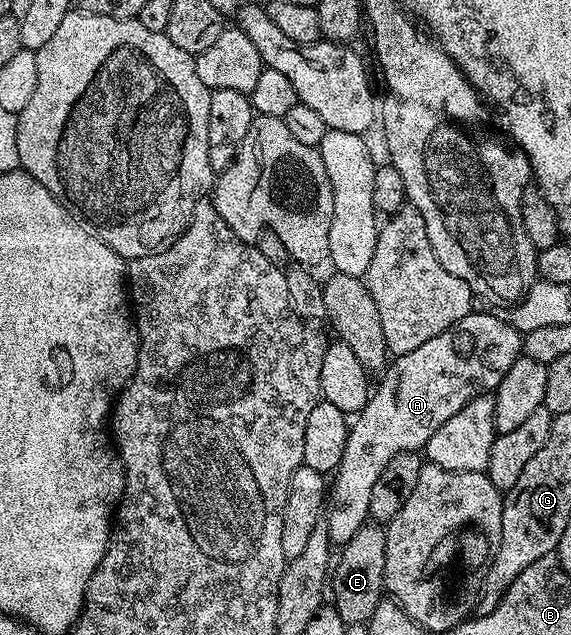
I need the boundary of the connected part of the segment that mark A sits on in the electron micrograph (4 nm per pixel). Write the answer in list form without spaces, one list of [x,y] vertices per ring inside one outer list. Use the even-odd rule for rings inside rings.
[[[473,312],[458,320],[458,324],[446,328],[446,332],[438,332],[434,340],[426,340],[426,344],[414,348],[414,352],[395,355],[379,375],[380,383],[377,386],[375,383],[368,402],[348,427],[346,452],[342,452],[342,460],[326,495],[328,541],[333,544],[348,542],[358,528],[366,525],[369,521],[370,488],[374,488],[378,476],[382,476],[382,468],[386,468],[396,454],[407,450],[423,451],[430,436],[434,436],[434,432],[438,432],[438,428],[442,428],[442,424],[446,424],[446,420],[457,414],[476,394],[495,392],[498,384],[502,384],[502,376],[510,372],[510,364],[514,364],[521,354],[522,336],[508,321],[492,314]]]

